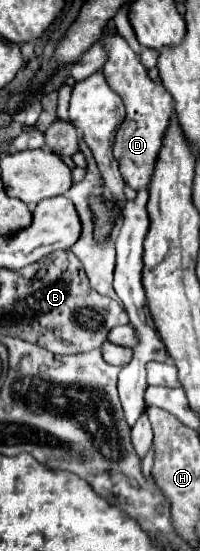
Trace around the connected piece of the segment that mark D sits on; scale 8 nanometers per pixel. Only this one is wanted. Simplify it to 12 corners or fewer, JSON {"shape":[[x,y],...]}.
{"shape":[[119,35],[107,83],[127,117],[113,155],[123,181],[151,183],[173,97]]}

